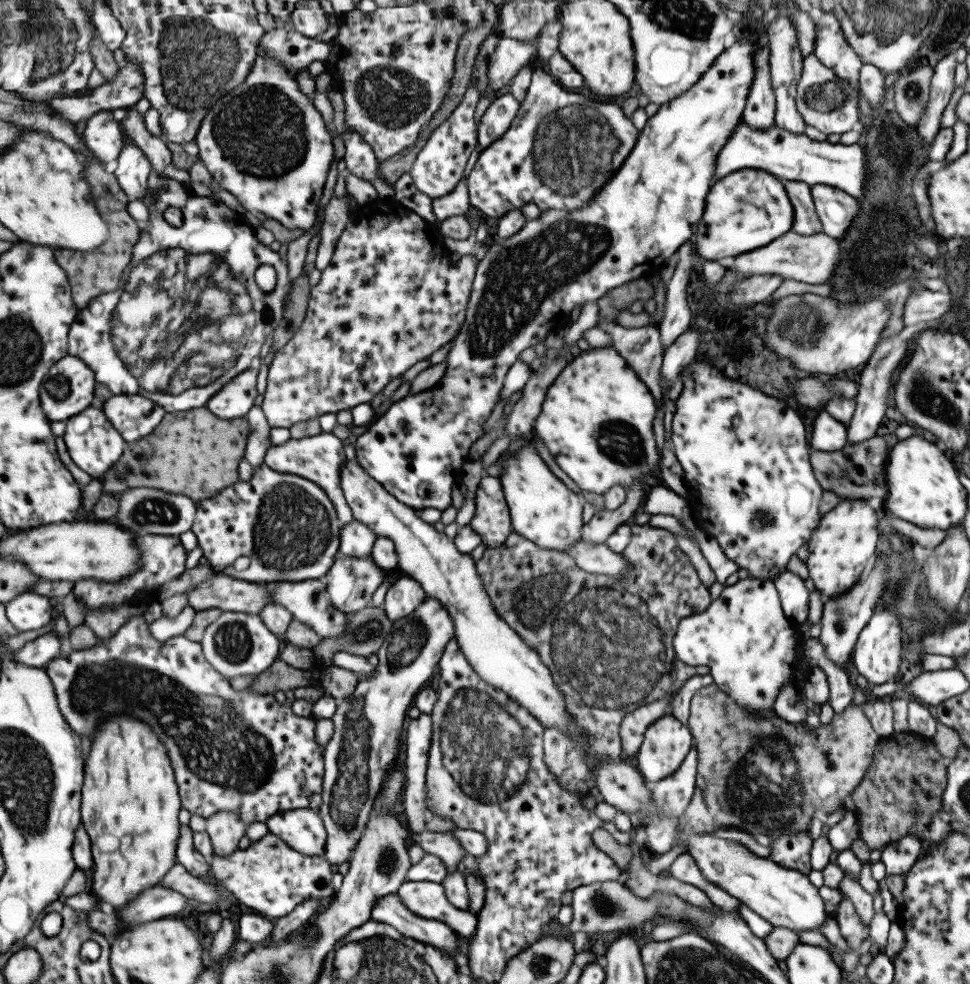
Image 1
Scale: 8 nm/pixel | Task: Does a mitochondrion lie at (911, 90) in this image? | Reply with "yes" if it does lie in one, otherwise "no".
yes

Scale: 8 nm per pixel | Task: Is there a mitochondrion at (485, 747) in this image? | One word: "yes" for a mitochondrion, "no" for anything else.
yes

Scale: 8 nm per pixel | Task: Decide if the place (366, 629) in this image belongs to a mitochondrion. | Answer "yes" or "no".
yes

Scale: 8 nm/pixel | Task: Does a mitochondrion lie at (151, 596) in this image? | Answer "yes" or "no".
no

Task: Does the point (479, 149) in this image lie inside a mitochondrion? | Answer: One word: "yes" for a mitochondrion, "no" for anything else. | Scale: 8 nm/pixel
no

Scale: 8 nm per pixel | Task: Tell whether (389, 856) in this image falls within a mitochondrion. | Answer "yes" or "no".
yes

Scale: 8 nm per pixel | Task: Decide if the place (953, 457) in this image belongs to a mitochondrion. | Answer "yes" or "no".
no

